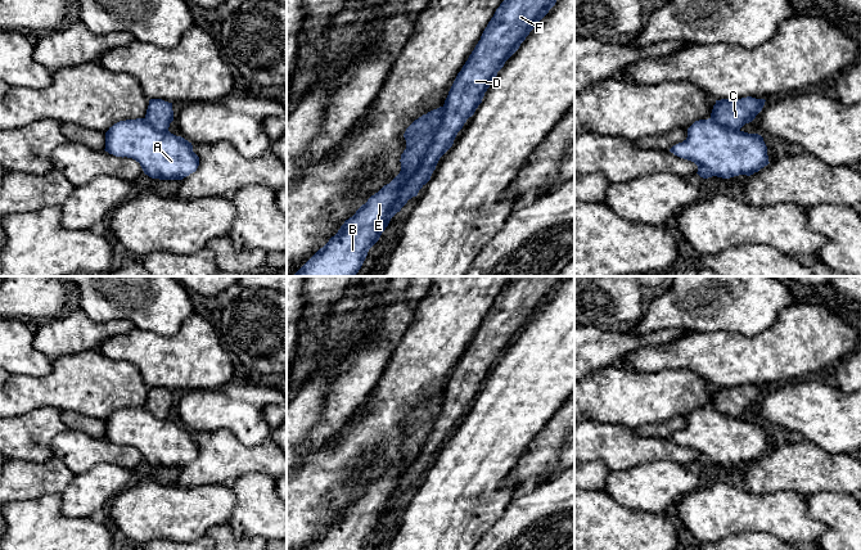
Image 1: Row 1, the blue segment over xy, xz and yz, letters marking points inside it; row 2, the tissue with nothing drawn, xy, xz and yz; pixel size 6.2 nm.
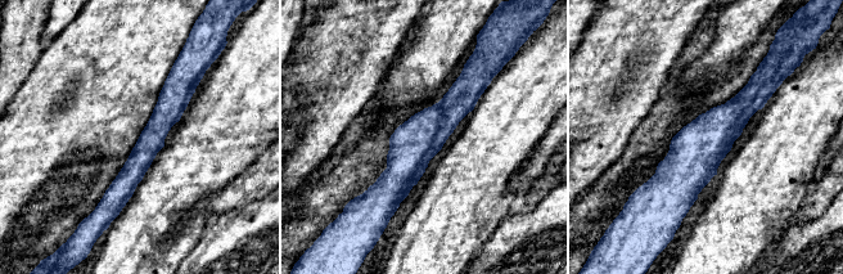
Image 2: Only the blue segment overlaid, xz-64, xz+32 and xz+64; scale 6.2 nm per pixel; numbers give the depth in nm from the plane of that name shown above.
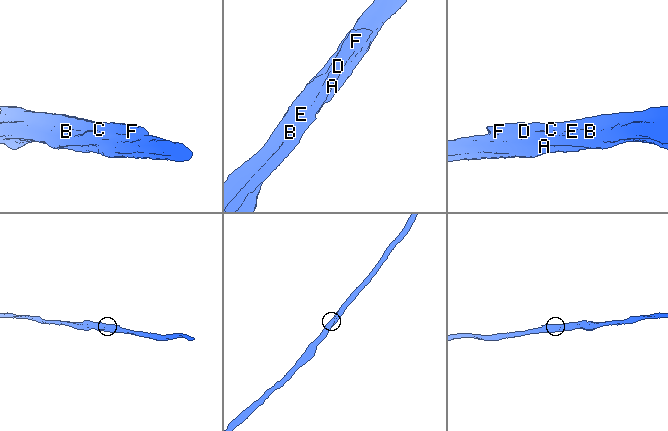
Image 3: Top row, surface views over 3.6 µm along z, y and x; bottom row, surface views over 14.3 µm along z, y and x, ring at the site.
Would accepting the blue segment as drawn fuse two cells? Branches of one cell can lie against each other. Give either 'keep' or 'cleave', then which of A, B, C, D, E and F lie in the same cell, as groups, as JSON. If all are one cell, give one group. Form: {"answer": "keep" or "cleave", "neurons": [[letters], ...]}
{"answer": "cleave", "neurons": [["A", "B", "E"], ["C", "D", "F"]]}

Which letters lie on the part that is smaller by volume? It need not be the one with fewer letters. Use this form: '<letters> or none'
C, D, F

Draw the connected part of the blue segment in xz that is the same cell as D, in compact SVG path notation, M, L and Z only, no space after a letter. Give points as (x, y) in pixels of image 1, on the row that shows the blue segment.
M504 0L481 40L457 73L445 100L443 118L418 170L407 179L391 211L391 218L430 180L439 158L482 103L484 93L556 0Z

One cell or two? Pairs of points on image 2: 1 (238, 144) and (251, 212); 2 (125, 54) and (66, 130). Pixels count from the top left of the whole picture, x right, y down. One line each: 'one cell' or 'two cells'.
1: two cells
2: one cell

